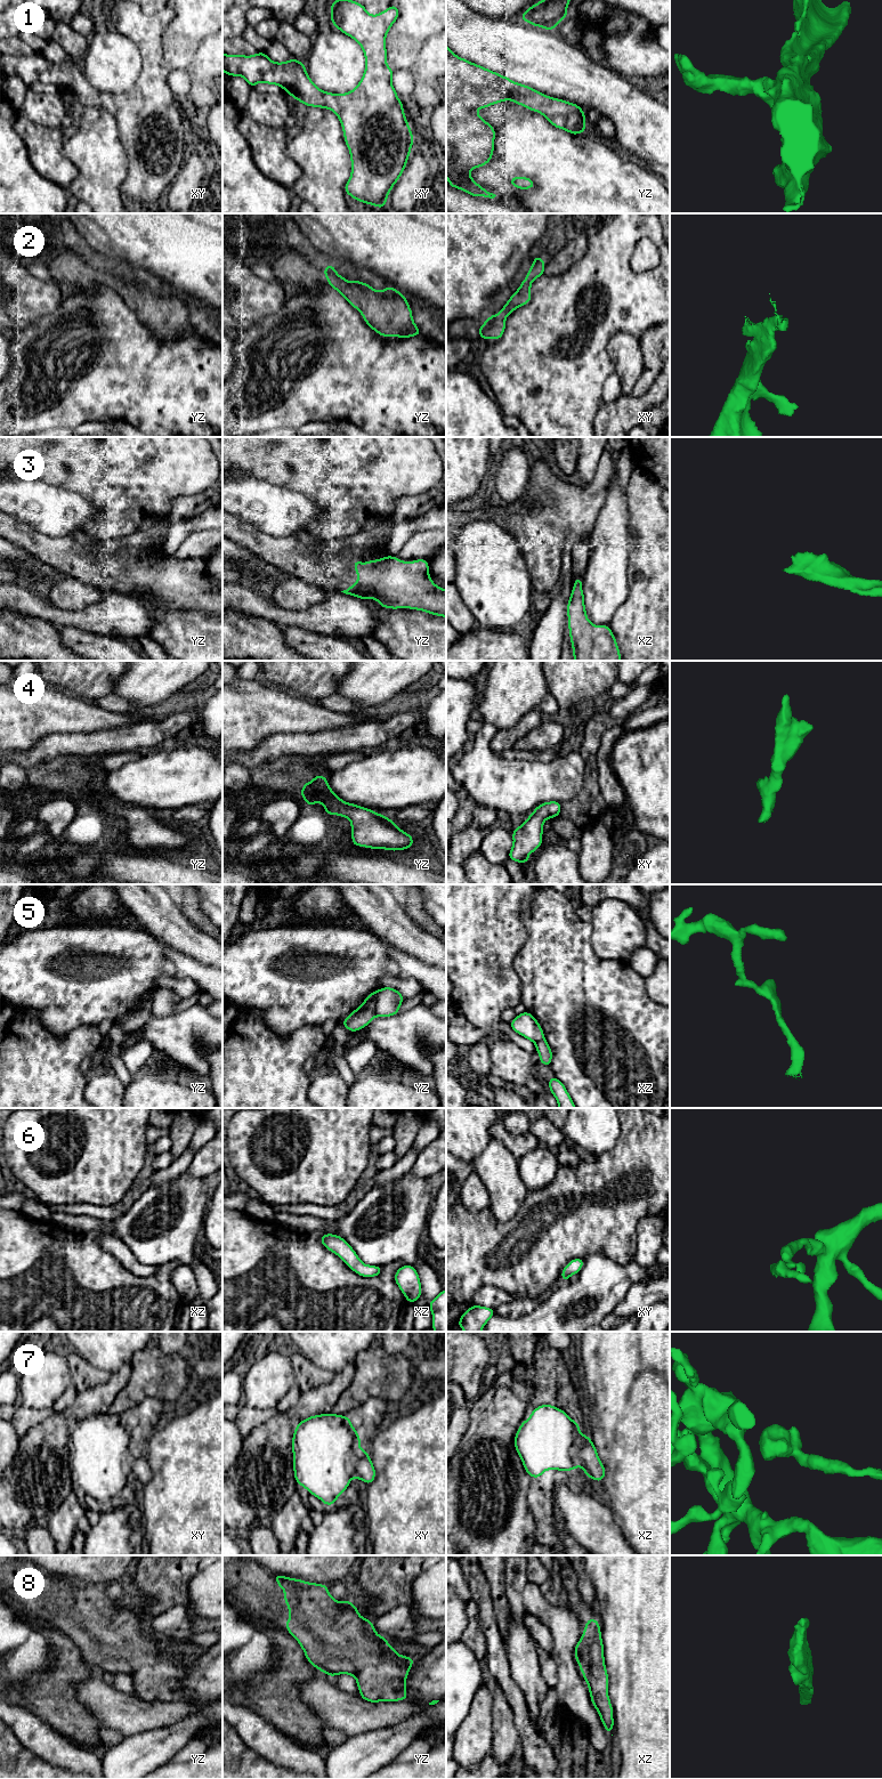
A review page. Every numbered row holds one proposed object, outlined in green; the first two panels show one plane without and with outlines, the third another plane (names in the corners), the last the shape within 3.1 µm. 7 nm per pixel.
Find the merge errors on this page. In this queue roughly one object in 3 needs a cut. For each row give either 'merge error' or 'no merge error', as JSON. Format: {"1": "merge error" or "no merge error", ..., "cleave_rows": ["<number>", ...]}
{"1": "no merge error", "2": "no merge error", "3": "no merge error", "4": "no merge error", "5": "merge error", "6": "no merge error", "7": "merge error", "8": "no merge error", "cleave_rows": ["5", "7"]}

